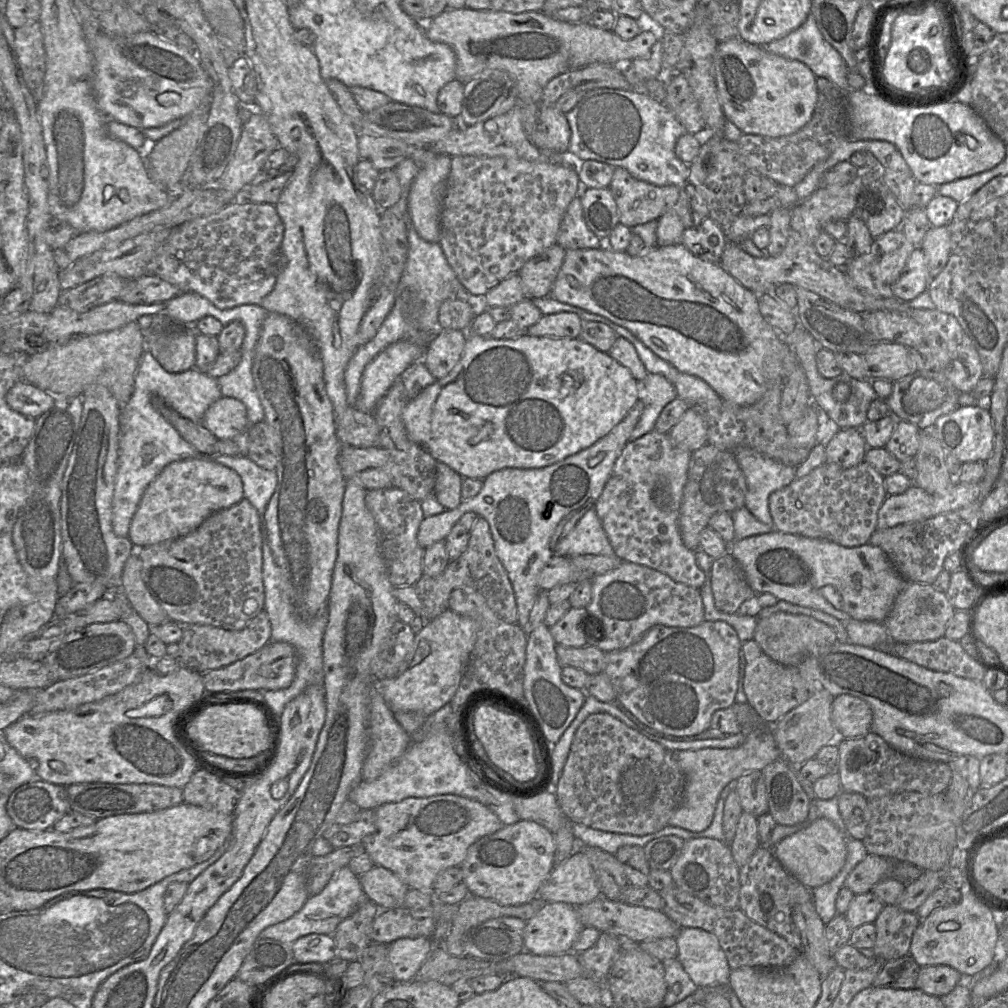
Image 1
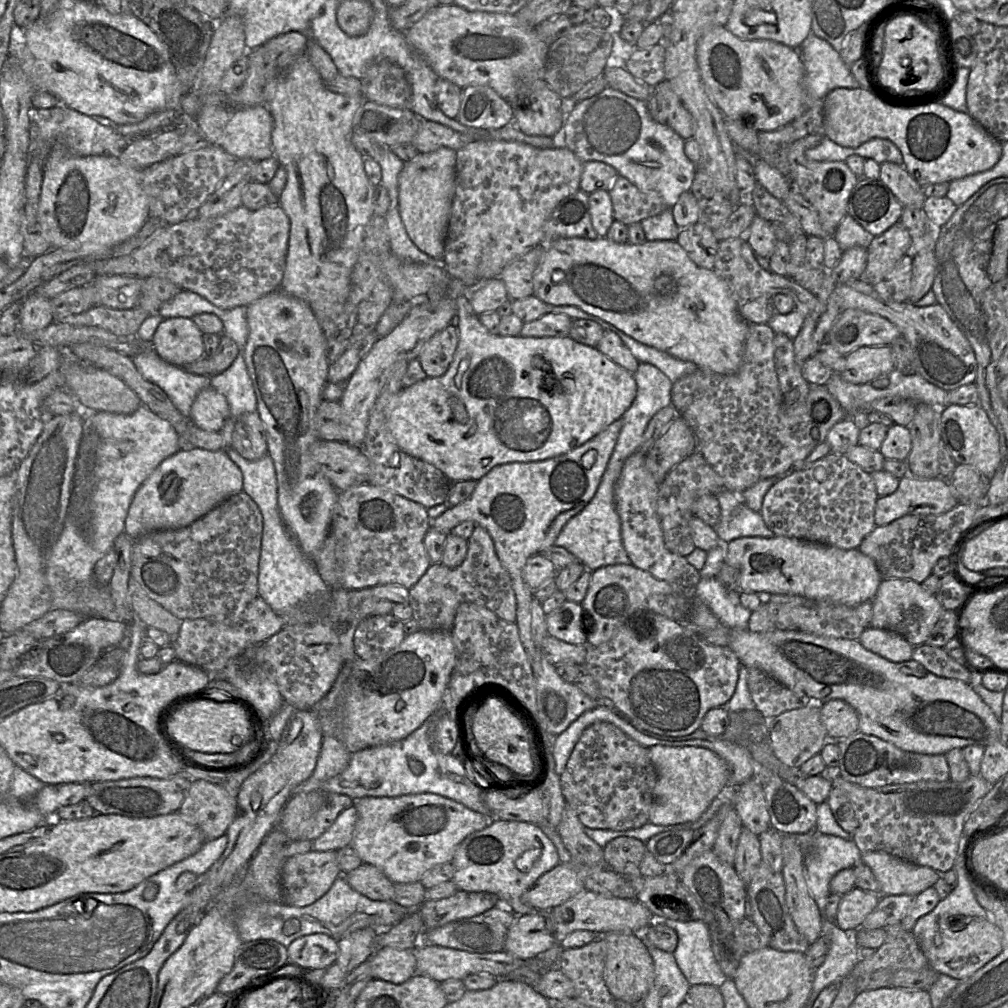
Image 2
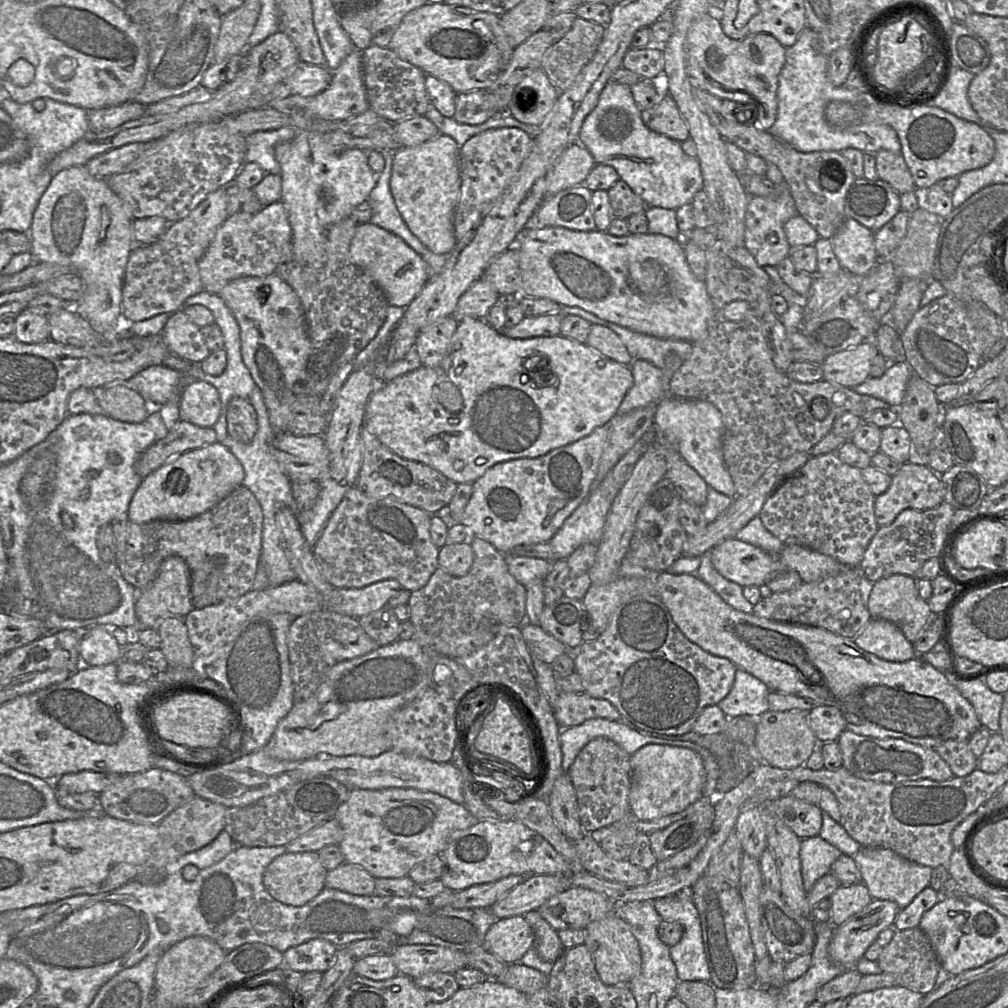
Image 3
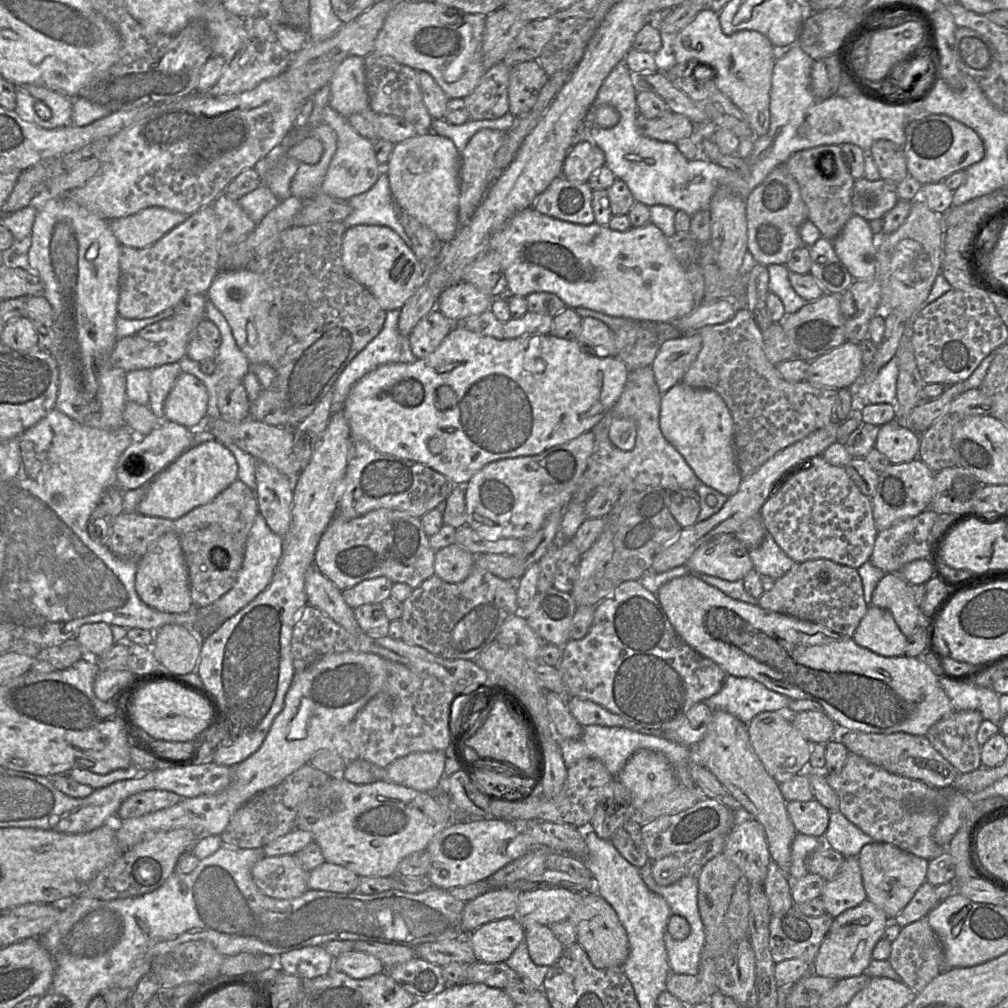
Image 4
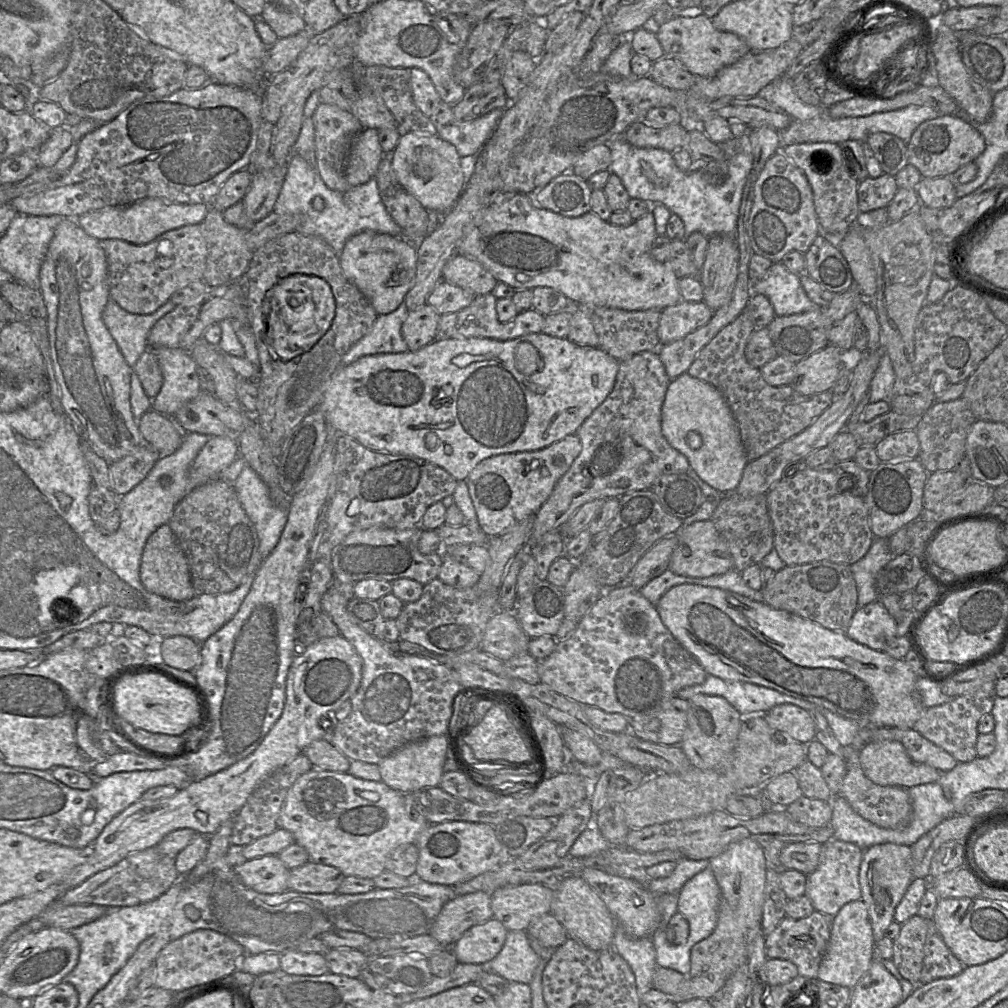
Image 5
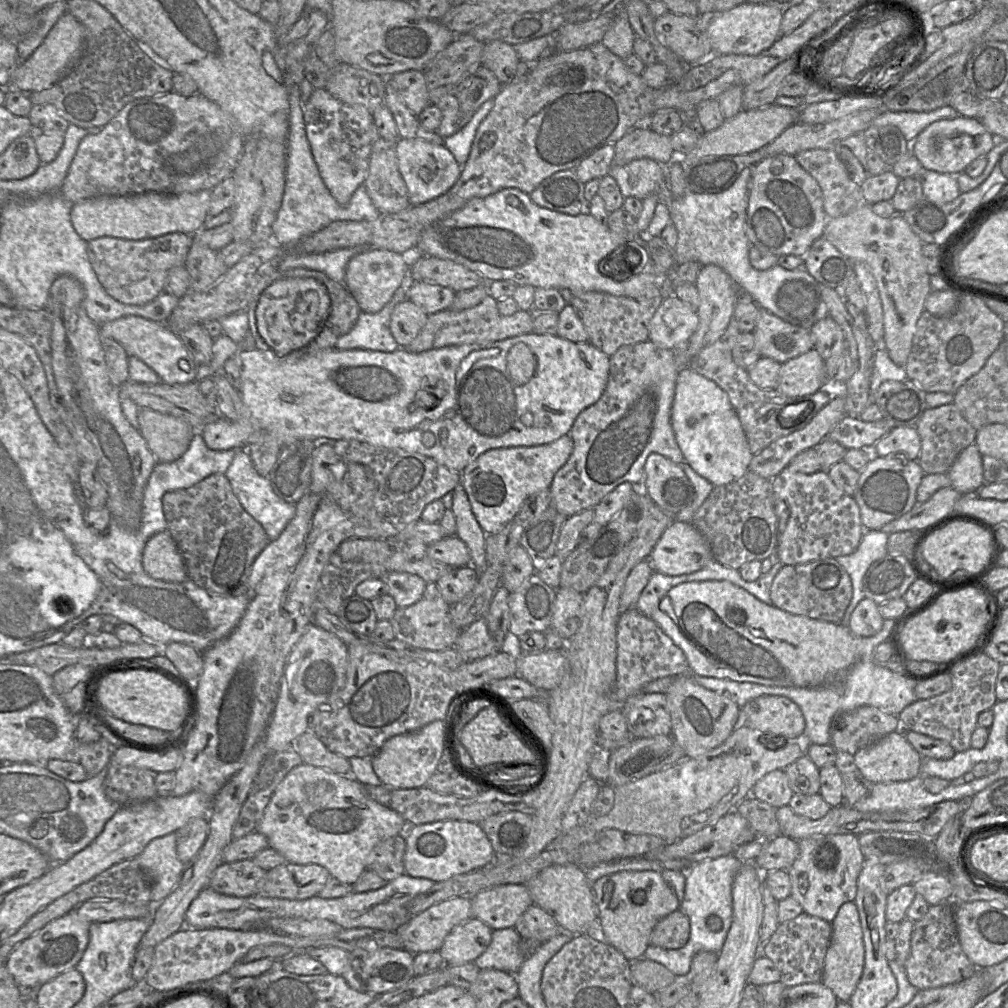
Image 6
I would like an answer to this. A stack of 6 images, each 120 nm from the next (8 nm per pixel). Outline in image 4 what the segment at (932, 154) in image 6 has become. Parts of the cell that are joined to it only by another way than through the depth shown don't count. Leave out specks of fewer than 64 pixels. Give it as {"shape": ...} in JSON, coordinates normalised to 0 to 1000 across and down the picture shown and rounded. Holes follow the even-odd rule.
{"shape":[[[926,113],[904,121],[898,127],[897,153],[901,173],[915,184],[931,182],[952,169],[970,162],[977,155],[971,134],[962,126],[935,113]]]}

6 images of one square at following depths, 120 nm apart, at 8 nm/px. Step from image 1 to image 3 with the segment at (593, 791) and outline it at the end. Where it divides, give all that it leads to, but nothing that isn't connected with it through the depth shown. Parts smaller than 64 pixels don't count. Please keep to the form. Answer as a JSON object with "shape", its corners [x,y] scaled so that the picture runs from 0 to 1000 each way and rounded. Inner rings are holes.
{"shape":[[[592,731],[577,742],[563,763],[563,768],[572,791],[576,818],[581,825],[605,819],[625,807],[625,751],[626,749],[609,735]]]}

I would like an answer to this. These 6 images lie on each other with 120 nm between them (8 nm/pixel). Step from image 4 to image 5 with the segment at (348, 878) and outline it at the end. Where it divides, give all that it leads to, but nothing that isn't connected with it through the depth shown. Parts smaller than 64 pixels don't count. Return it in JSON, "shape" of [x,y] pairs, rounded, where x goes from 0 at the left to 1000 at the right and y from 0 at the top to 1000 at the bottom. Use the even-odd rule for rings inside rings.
{"shape":[[[305,855],[288,863],[286,883],[299,886],[334,886],[342,868],[334,861],[321,857]]]}

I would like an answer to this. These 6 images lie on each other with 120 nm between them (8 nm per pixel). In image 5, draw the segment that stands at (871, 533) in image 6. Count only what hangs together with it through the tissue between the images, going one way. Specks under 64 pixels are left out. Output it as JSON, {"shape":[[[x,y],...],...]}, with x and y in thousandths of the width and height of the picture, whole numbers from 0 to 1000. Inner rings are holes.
{"shape":[[[867,534],[859,551],[843,561],[851,586],[851,603],[871,594],[870,570],[885,554],[881,535]]]}

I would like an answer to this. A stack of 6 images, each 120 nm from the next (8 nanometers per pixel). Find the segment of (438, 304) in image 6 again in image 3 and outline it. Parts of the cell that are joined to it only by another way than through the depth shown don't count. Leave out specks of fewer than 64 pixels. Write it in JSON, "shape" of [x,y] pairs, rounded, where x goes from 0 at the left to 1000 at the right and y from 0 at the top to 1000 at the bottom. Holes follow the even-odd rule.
{"shape":[[[476,276],[456,295],[449,313],[453,317],[462,313],[481,316],[484,309],[494,301],[494,295],[490,284]]]}

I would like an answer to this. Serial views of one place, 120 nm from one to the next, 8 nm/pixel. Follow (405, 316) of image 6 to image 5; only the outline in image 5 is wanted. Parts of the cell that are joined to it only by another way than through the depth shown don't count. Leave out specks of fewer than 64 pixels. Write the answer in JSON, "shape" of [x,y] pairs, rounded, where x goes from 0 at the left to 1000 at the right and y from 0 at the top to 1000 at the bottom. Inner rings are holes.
{"shape":[[[426,303],[406,310],[399,321],[399,334],[406,348],[415,348],[432,338],[437,313]]]}

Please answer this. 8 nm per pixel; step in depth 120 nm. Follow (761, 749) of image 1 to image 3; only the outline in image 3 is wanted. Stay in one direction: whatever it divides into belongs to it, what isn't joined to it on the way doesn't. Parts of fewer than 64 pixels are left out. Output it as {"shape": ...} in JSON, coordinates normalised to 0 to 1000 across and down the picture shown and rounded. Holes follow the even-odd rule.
{"shape":[[[641,738],[625,751],[625,806],[636,814],[648,814],[680,804],[697,790],[700,765],[697,754],[683,742]]]}

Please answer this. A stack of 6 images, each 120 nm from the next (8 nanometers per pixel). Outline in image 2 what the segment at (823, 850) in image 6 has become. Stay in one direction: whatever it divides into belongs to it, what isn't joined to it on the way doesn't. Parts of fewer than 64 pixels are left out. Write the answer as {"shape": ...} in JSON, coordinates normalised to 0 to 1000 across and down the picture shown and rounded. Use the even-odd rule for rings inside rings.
{"shape":[[[847,880],[835,888],[828,917],[840,926],[848,926],[858,911],[870,900],[873,889]]]}

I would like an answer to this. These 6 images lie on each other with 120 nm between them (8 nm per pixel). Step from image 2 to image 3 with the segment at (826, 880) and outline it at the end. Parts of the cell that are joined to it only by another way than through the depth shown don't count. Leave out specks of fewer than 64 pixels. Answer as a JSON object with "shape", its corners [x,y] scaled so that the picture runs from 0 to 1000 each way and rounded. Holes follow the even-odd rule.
{"shape":[[[813,828],[795,833],[795,867],[800,886],[807,881],[813,871],[823,866],[825,857],[834,847],[833,843]]]}

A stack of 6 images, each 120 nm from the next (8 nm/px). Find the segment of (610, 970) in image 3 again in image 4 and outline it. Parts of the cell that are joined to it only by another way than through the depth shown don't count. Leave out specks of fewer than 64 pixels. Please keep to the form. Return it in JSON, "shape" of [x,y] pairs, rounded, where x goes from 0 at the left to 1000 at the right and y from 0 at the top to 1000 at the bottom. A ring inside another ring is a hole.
{"shape":[[[578,886],[576,895],[564,913],[571,921],[572,936],[580,941],[592,961],[618,960],[625,946],[623,927],[611,904],[600,891],[593,887]]]}

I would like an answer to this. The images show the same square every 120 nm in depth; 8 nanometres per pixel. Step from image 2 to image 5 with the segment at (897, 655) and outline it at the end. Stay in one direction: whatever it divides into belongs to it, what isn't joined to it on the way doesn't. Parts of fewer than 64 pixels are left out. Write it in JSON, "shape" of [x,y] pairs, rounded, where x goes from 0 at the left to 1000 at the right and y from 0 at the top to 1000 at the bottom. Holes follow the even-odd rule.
{"shape":[[[868,595],[849,604],[840,630],[853,639],[875,646],[891,630],[891,618],[873,596]]]}

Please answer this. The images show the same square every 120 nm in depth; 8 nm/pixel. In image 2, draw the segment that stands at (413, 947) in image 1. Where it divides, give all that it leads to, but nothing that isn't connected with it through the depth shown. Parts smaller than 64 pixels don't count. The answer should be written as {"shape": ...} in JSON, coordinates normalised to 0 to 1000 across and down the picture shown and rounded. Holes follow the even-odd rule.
{"shape":[[[374,940],[366,953],[371,971],[399,976],[414,965],[409,941]]]}

